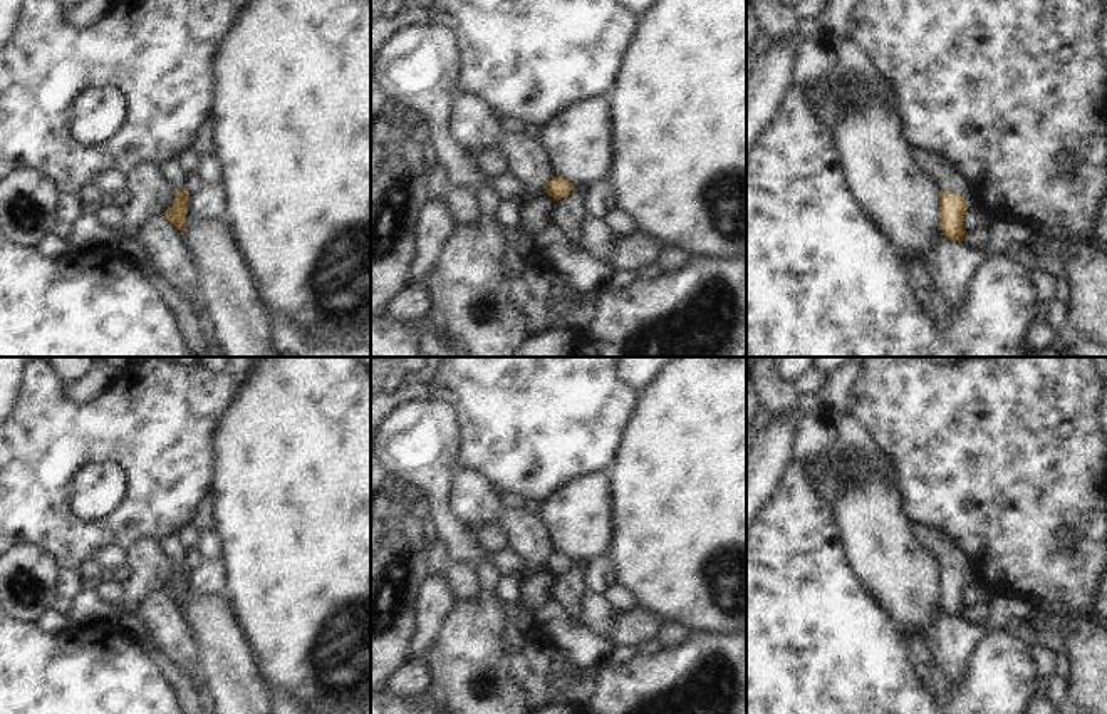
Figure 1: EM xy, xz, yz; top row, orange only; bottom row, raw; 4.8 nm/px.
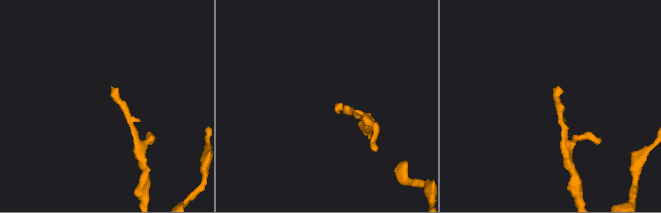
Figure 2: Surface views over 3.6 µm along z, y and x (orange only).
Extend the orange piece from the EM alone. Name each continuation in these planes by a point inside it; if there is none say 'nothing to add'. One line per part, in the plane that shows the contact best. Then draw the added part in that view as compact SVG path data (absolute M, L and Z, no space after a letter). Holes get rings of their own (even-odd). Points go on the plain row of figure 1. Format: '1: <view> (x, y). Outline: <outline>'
1: yz (948, 555). Outline: M911 520L911 530L917 540L917 543L931 551L941 567L954 567L964 573L964 577L973 582L974 570L966 555L949 543L941 533L922 526Z

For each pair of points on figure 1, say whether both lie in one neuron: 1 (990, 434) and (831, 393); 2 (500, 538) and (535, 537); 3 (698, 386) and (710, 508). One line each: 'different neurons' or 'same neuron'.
1: different neurons
2: different neurons
3: same neuron

